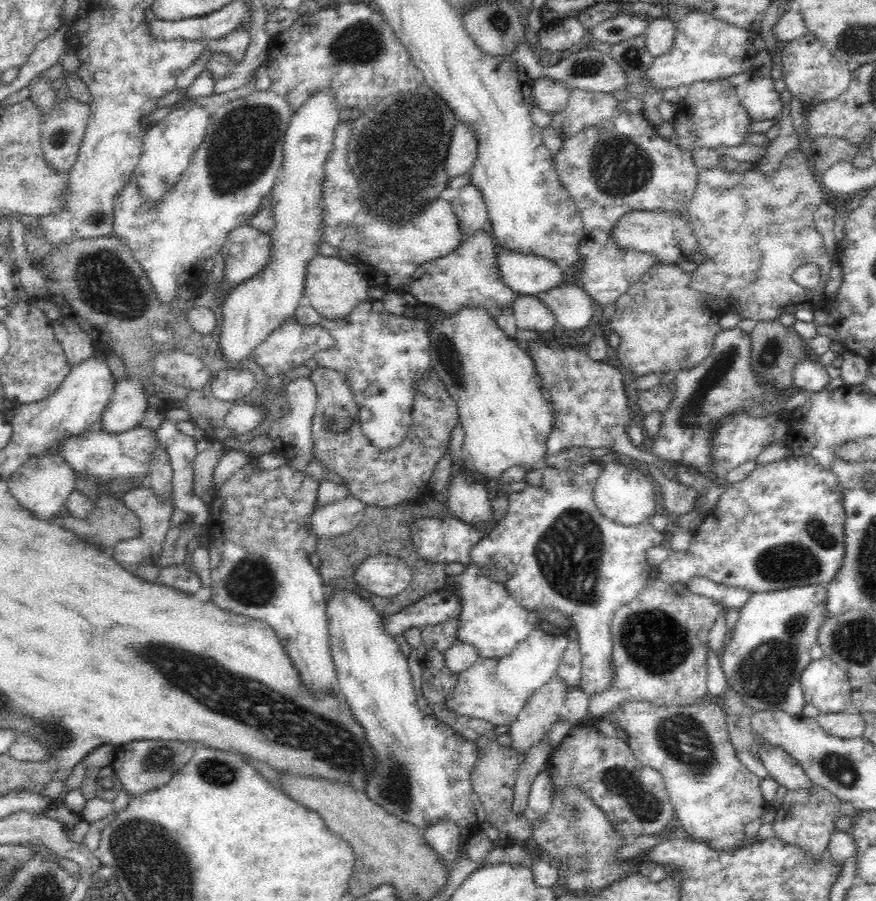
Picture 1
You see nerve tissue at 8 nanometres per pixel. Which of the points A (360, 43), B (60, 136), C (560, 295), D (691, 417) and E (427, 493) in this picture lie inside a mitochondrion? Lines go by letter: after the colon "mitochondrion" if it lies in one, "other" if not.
A: mitochondrion
B: mitochondrion
C: other
D: mitochondrion
E: other

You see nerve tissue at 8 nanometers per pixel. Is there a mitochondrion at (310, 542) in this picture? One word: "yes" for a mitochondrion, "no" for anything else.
no

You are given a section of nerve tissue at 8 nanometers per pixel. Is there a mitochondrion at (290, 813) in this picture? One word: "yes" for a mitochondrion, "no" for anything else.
no

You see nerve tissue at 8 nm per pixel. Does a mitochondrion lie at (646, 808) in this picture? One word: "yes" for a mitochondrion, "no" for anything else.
yes

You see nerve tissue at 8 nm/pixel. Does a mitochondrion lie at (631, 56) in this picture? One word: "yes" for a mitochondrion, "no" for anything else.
yes

